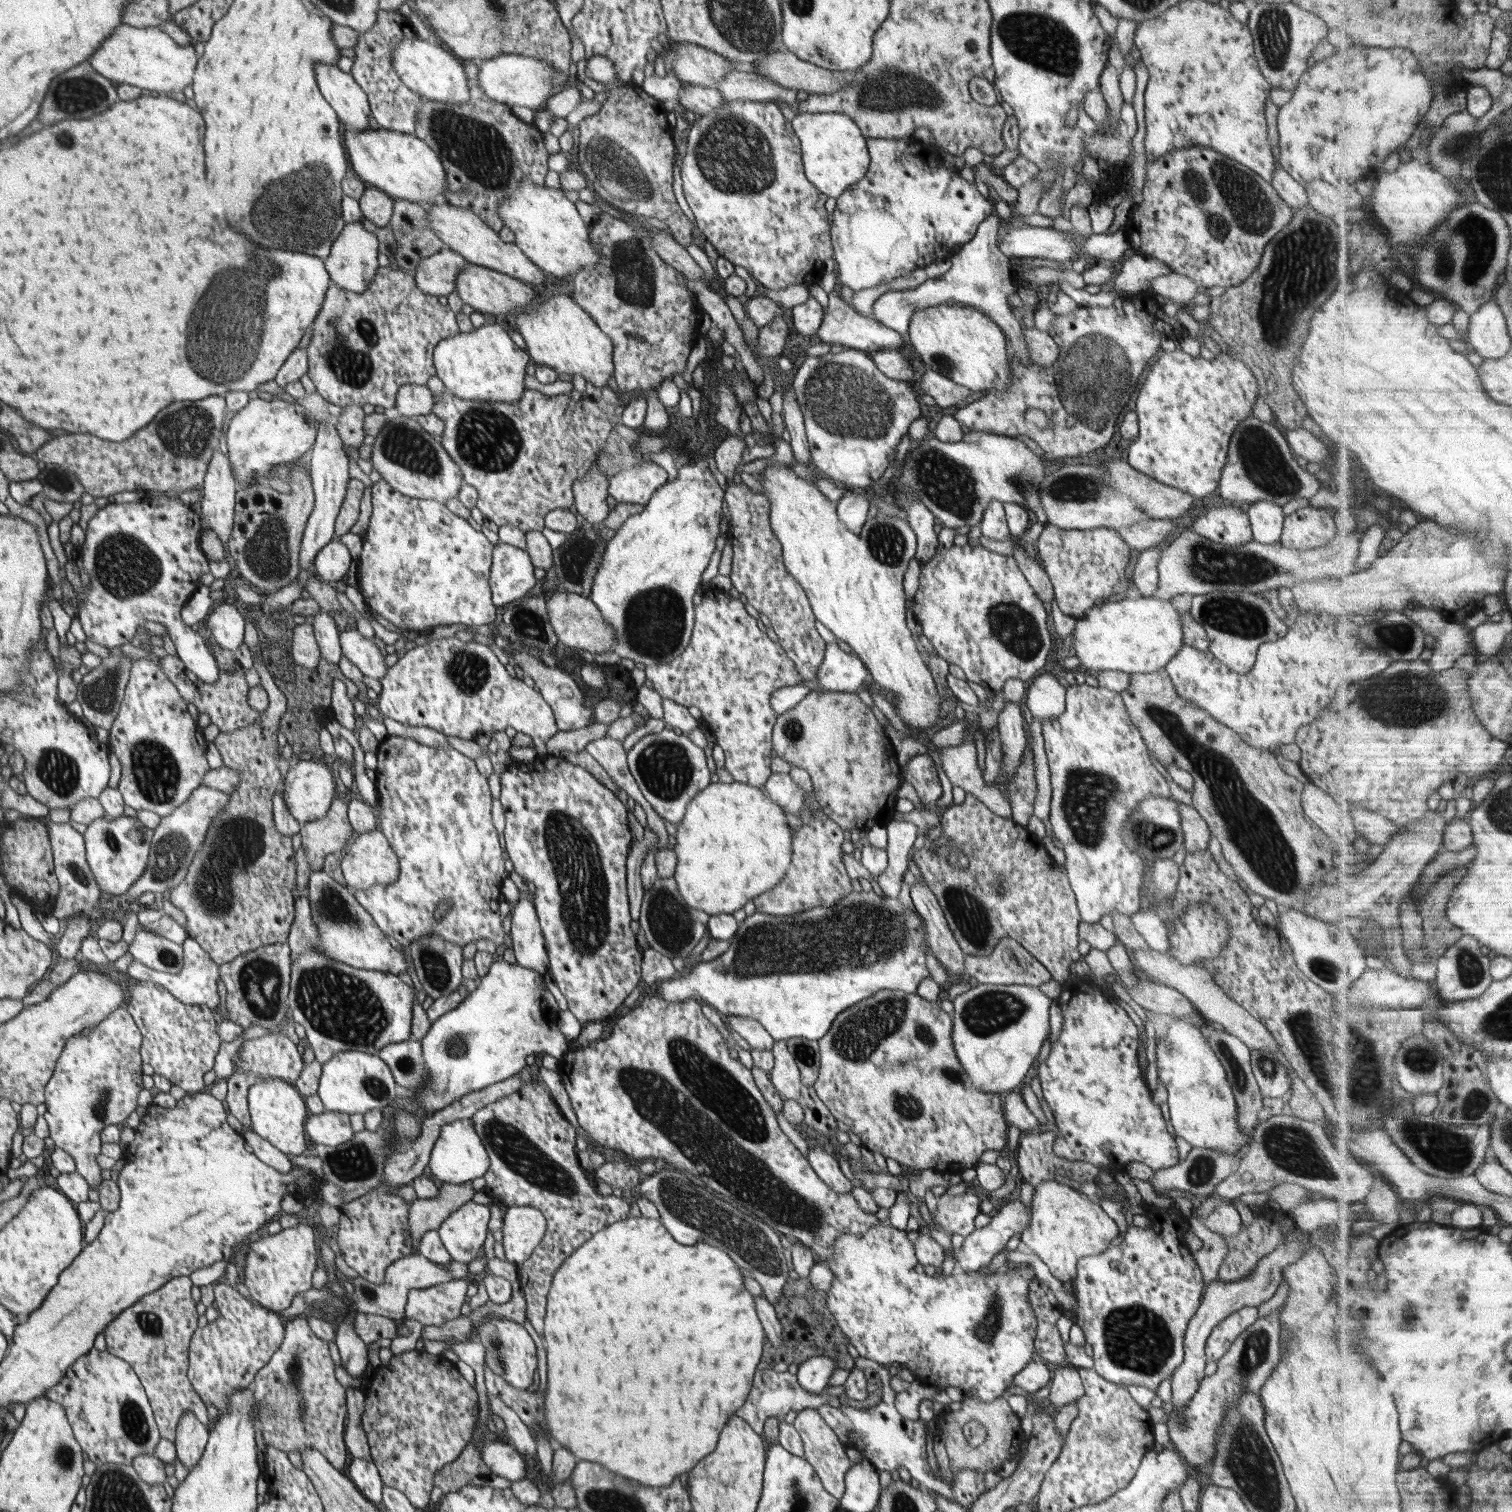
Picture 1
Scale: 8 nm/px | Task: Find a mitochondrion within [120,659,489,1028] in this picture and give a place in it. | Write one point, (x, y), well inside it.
(240, 842)

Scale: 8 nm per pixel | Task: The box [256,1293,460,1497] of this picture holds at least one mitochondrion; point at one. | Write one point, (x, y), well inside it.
(296, 1369)

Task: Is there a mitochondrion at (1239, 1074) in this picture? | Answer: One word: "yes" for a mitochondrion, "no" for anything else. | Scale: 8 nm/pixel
yes

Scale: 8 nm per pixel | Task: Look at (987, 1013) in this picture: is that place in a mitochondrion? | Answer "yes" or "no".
yes

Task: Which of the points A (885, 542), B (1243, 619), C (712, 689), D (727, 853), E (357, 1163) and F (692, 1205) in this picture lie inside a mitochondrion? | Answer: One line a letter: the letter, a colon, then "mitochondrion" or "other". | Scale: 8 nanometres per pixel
A: mitochondrion
B: mitochondrion
C: other
D: other
E: mitochondrion
F: mitochondrion

